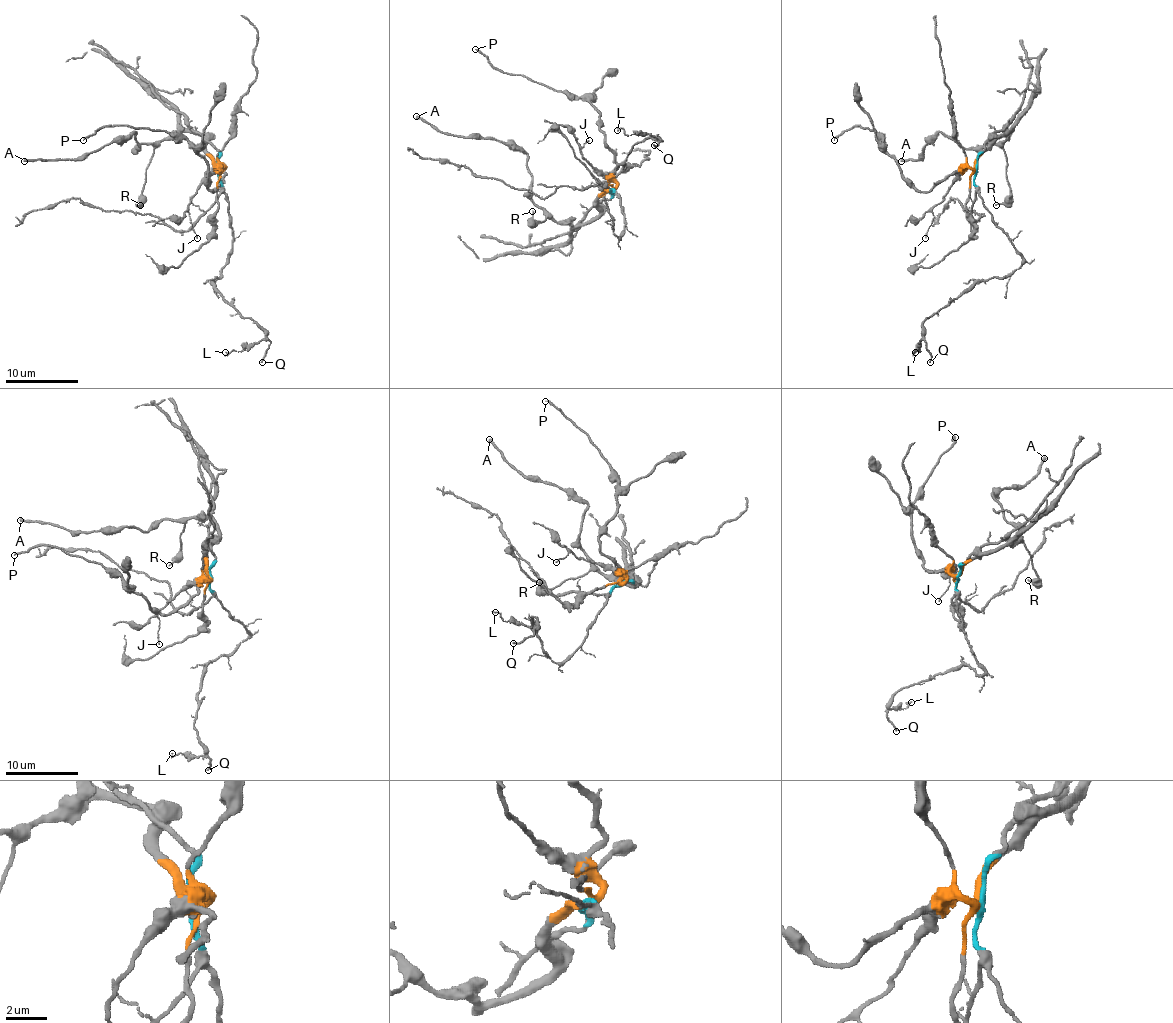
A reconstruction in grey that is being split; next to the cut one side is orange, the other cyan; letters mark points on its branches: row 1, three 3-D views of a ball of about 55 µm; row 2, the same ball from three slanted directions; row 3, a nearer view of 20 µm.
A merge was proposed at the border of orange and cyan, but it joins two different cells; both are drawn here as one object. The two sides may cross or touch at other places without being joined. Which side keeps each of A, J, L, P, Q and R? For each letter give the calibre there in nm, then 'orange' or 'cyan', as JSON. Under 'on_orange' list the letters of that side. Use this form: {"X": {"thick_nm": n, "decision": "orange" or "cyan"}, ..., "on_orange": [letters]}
{"A": {"thick_nm": 280, "decision": "orange"}, "J": {"thick_nm": 100, "decision": "orange"}, "L": {"thick_nm": 140, "decision": "cyan"}, "P": {"thick_nm": 180, "decision": "orange"}, "Q": {"thick_nm": 160, "decision": "cyan"}, "R": {"thick_nm": 140, "decision": "orange"}, "on_orange": ["A", "J", "P", "R"]}

